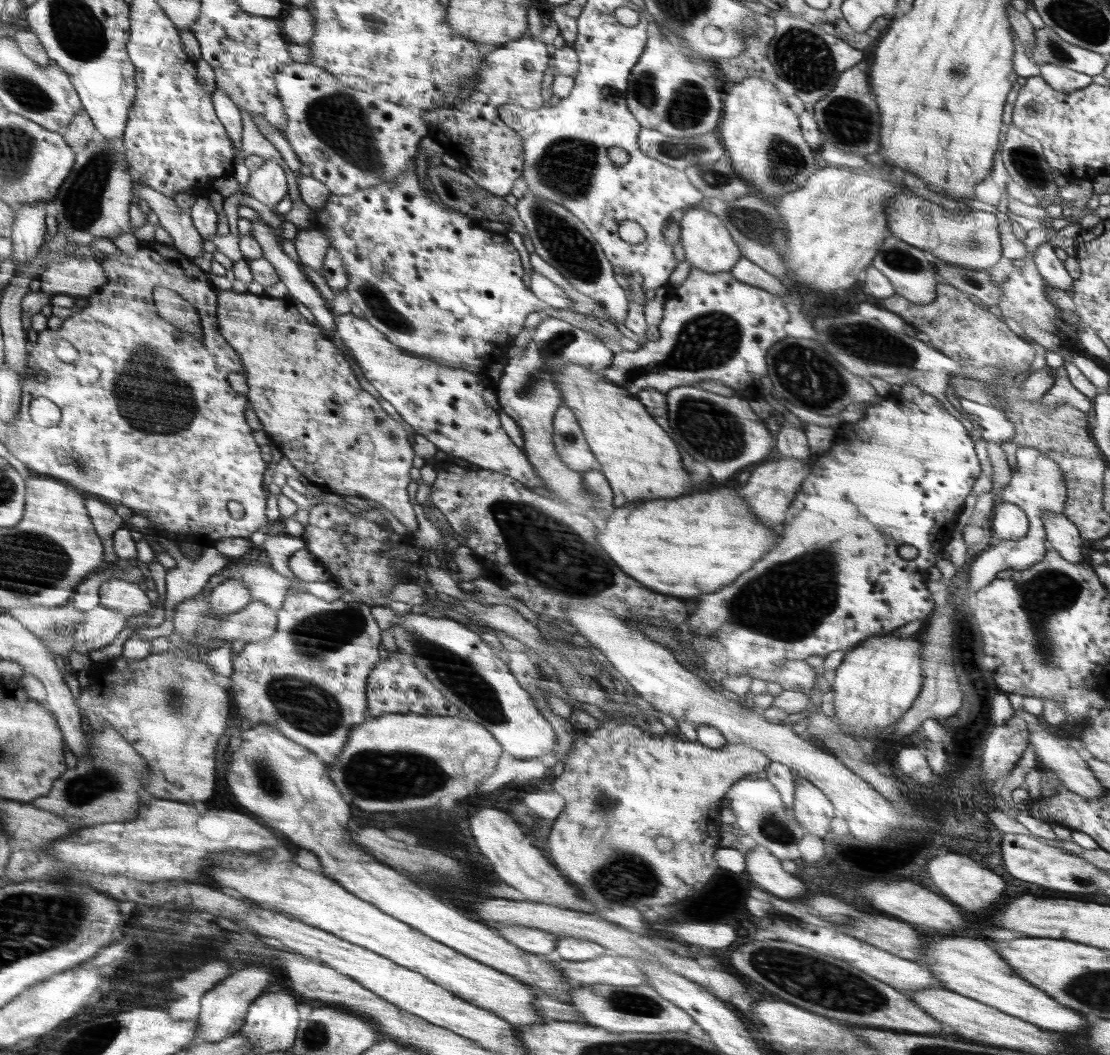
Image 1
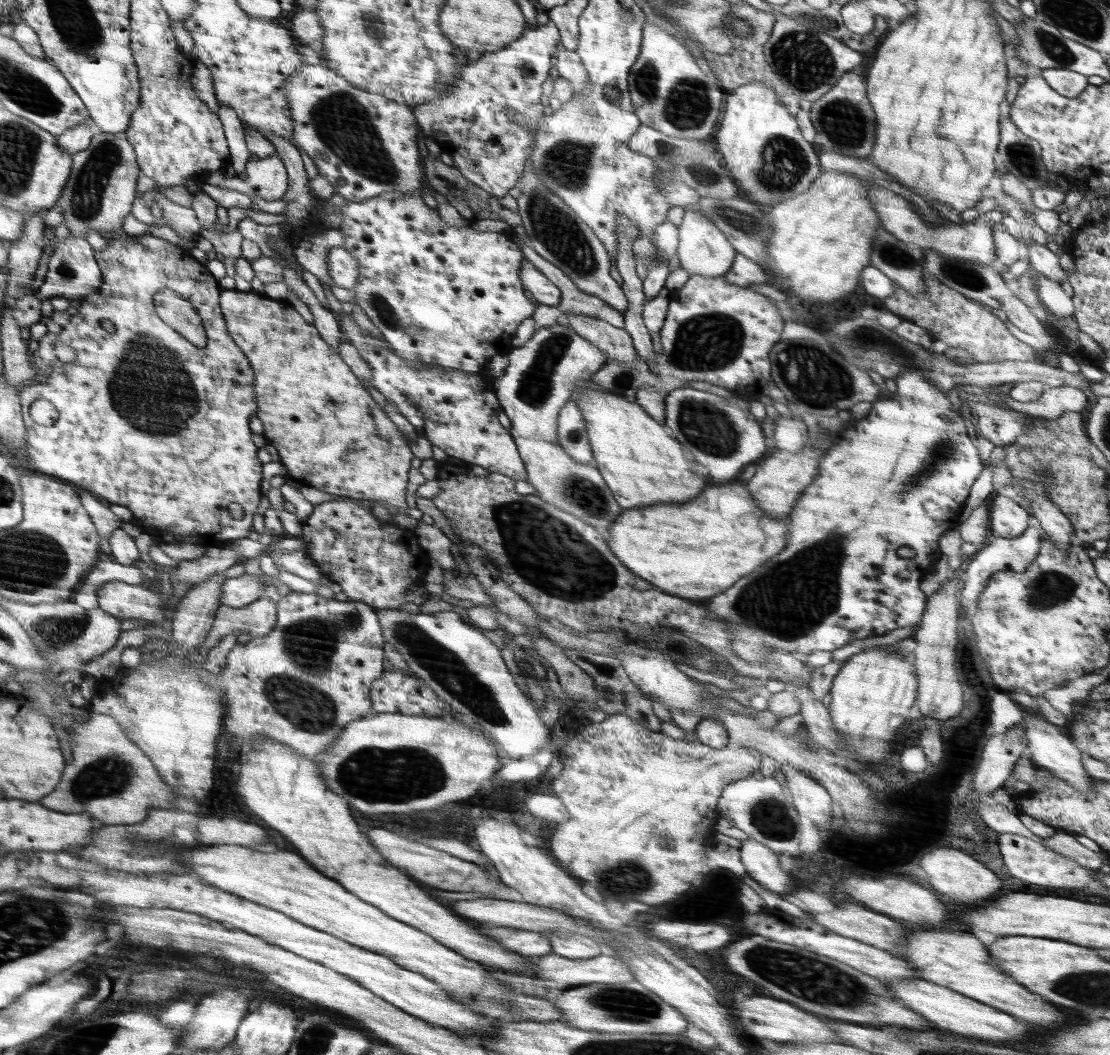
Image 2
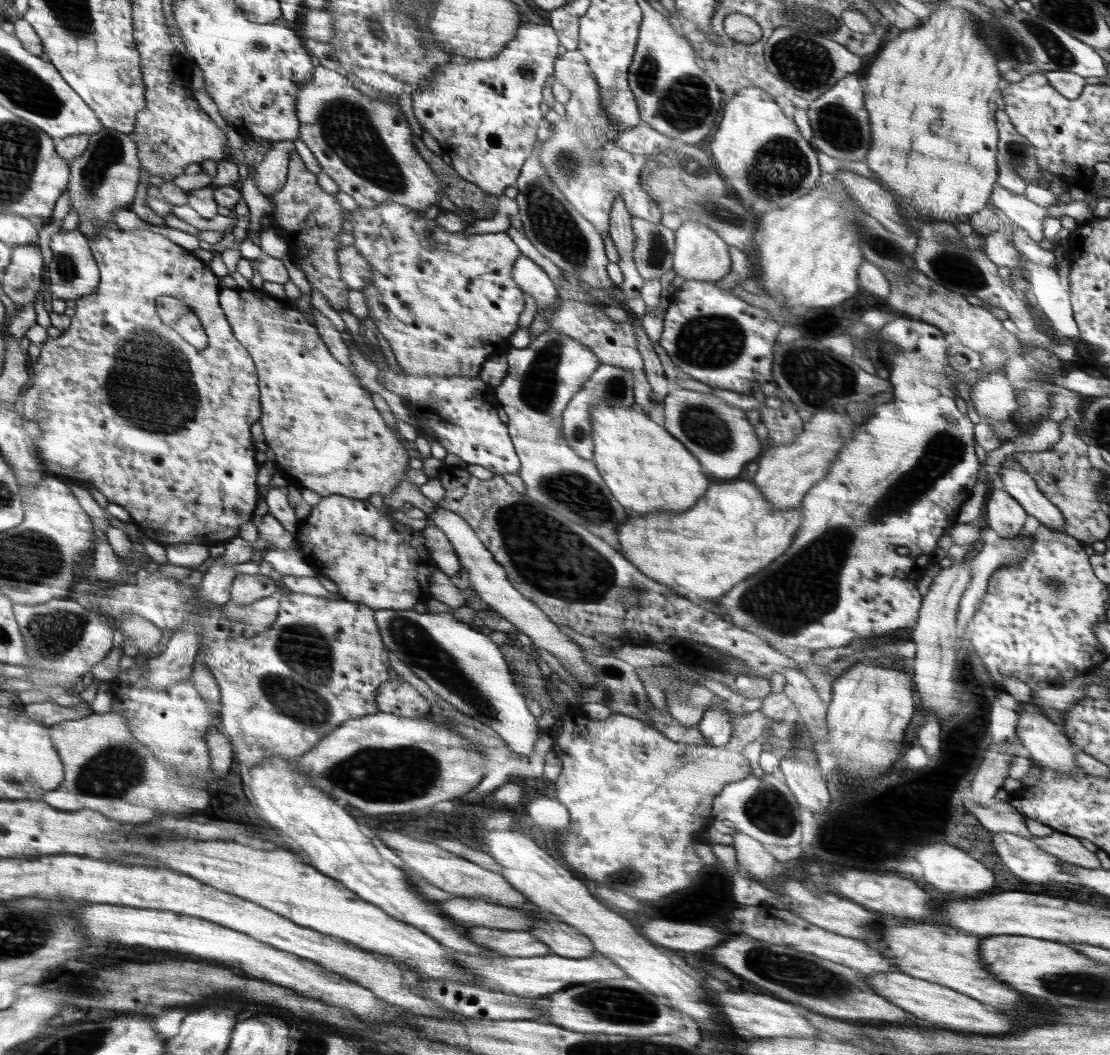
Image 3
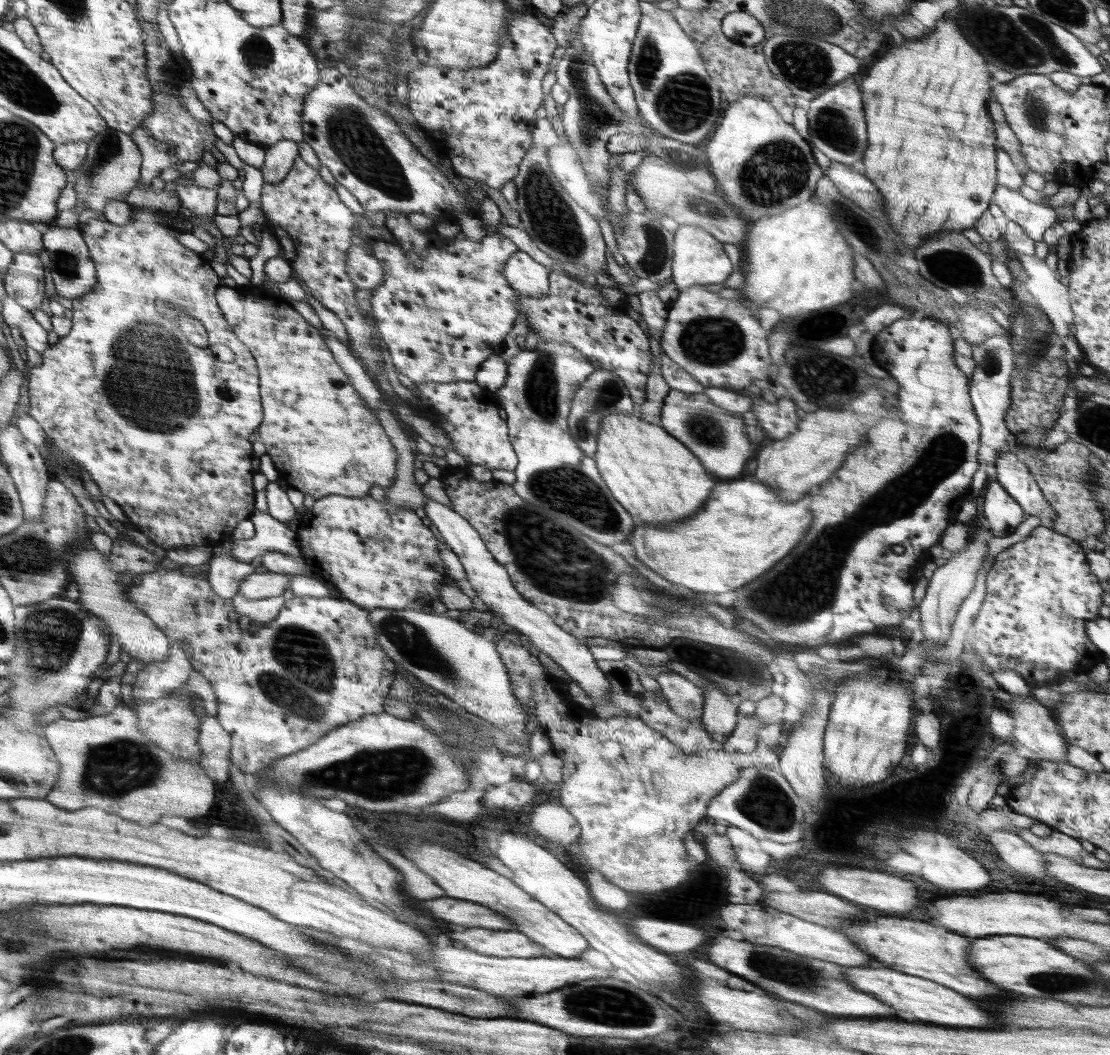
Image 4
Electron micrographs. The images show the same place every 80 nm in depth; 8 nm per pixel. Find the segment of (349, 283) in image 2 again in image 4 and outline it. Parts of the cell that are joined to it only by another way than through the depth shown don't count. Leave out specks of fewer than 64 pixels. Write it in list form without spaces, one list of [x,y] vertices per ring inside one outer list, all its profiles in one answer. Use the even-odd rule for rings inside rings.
[[[359,246],[351,248],[348,252],[347,272],[356,288],[375,289],[383,282],[384,272],[381,262]]]

